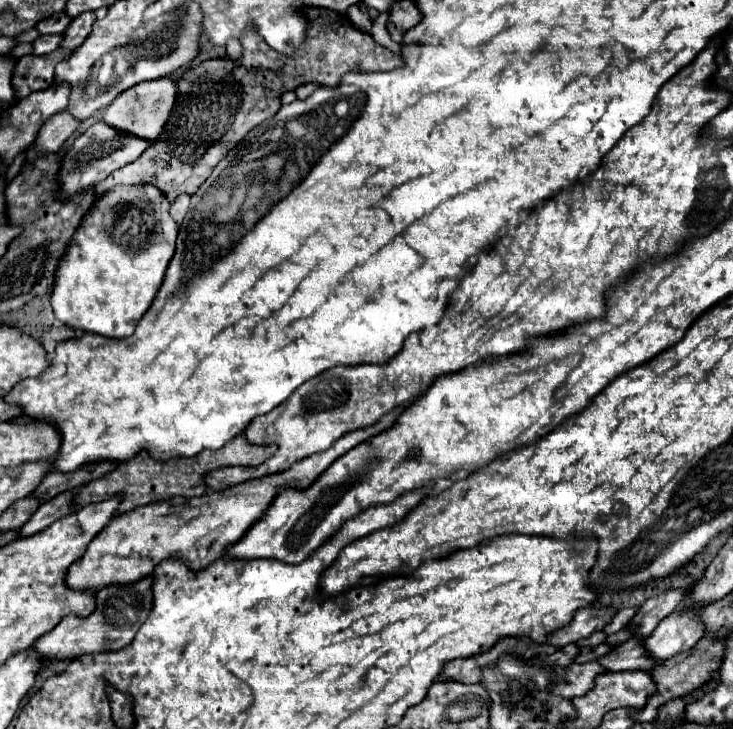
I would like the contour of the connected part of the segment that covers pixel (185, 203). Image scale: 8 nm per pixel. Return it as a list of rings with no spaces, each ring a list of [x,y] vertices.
[[[181,194],[173,204],[171,204],[171,216],[177,224],[183,222],[185,214],[187,214],[187,208],[189,208],[189,196],[187,194]]]

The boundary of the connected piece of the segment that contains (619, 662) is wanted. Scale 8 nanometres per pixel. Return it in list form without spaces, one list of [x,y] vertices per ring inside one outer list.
[[[627,640],[615,646],[609,654],[601,656],[601,666],[607,672],[623,672],[623,670],[649,670],[655,662],[645,656],[641,640]]]

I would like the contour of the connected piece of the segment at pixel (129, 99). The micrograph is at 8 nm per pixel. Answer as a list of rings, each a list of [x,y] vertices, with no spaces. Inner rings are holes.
[[[171,76],[147,80],[135,88],[127,88],[125,92],[117,94],[117,98],[103,110],[101,122],[109,124],[117,132],[133,134],[141,140],[147,140],[149,144],[155,144],[157,136],[161,136],[161,132],[171,116],[175,100],[177,100],[177,80],[171,80]]]

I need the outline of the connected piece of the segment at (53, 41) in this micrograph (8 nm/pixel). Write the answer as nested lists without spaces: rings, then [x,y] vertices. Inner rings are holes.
[[[55,34],[53,36],[39,36],[37,40],[31,42],[33,54],[49,54],[49,52],[53,52],[59,46],[59,40],[61,40],[59,34],[57,36]]]

